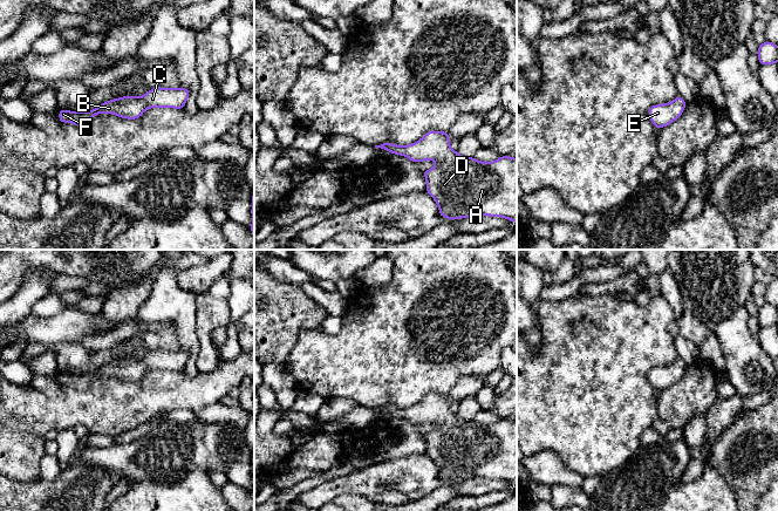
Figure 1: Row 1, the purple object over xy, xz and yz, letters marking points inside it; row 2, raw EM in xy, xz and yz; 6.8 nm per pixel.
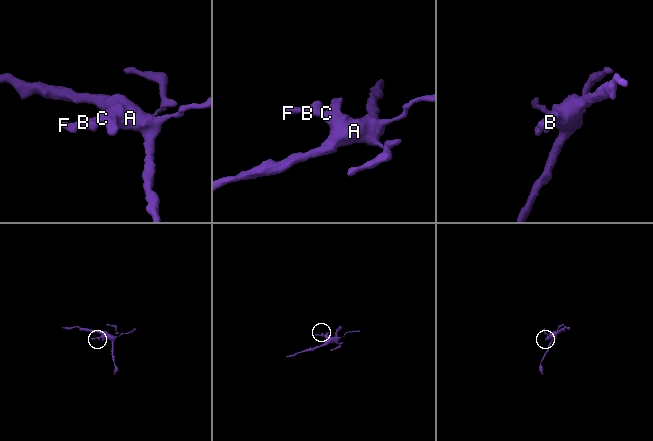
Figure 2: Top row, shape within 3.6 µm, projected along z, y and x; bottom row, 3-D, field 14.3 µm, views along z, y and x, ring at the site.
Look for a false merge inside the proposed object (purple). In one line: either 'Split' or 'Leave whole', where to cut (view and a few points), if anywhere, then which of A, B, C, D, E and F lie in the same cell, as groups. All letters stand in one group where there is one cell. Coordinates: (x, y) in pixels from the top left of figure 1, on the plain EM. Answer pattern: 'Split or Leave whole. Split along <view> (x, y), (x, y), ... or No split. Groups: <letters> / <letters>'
Leave whole. No split. Groups: A B C D E F

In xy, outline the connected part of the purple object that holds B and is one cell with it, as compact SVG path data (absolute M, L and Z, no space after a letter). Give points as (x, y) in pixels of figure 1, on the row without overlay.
M157 348L141 360L122 359L112 361L89 374L77 375L60 372L59 383L84 390L97 376L112 376L127 382L137 382L149 370L184 372L189 359L190 353L187 350L161 350Z

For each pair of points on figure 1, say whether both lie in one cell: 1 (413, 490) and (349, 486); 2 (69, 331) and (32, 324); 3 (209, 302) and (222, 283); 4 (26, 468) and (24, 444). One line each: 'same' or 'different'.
1: same
2: same
3: different
4: same

